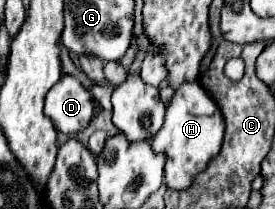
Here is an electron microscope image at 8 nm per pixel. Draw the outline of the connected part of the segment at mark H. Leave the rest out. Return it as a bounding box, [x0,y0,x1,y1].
[152,82,224,190]

